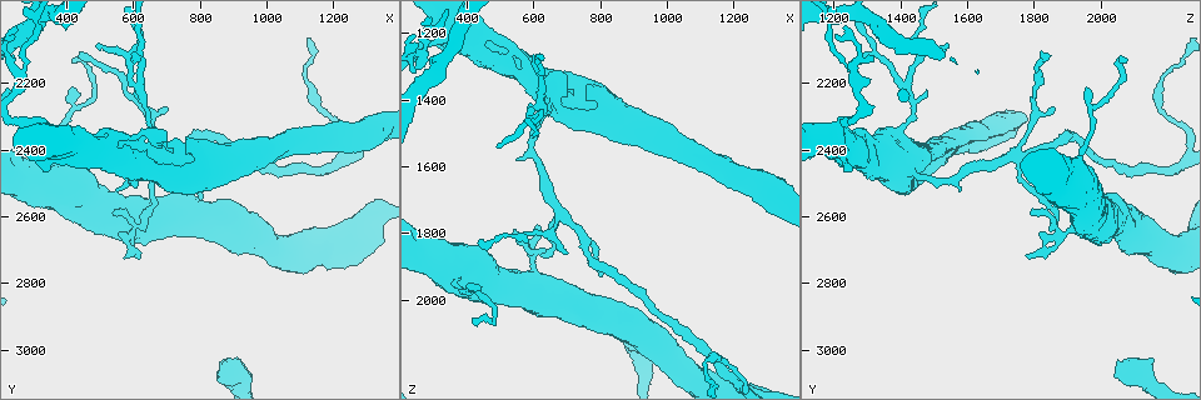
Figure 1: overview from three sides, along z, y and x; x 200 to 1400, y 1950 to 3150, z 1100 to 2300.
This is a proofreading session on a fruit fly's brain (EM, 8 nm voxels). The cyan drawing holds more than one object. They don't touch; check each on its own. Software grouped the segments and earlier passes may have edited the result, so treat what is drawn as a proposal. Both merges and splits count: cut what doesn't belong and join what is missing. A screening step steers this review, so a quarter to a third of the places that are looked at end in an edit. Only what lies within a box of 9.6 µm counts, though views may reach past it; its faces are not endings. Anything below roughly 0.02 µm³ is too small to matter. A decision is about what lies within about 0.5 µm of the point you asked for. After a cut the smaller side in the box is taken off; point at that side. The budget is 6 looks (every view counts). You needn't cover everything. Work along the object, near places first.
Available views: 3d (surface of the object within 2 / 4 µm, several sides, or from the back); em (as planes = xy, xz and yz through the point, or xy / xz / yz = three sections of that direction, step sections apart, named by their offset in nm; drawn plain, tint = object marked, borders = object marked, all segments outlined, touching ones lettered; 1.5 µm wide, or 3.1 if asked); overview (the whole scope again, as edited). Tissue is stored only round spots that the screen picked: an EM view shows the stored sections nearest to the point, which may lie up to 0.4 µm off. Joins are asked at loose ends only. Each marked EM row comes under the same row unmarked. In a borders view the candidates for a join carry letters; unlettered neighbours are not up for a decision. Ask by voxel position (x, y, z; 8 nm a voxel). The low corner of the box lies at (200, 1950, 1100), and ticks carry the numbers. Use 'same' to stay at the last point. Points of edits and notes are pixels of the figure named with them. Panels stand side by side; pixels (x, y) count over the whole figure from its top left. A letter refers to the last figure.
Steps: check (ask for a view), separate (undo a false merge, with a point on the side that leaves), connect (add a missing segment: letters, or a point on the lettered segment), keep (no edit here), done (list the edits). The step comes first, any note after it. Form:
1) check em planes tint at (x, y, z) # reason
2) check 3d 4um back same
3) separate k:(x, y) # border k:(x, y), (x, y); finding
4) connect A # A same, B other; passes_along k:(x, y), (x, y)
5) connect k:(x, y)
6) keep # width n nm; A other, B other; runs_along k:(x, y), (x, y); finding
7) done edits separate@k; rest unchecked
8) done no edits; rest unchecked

check 3d 2um at (410, 2210, 1960) # an open end

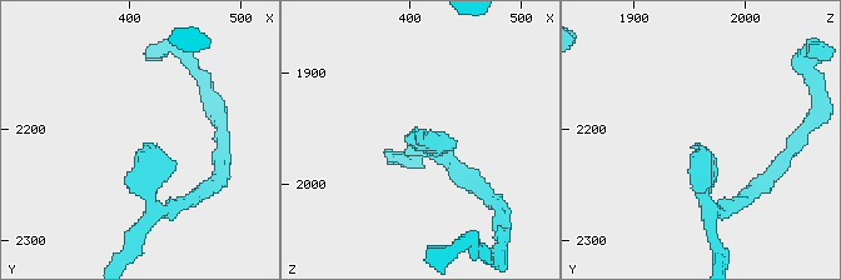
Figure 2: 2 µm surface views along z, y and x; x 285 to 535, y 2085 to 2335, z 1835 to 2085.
check em xy step 8 borders at (418, 2210, 1956)

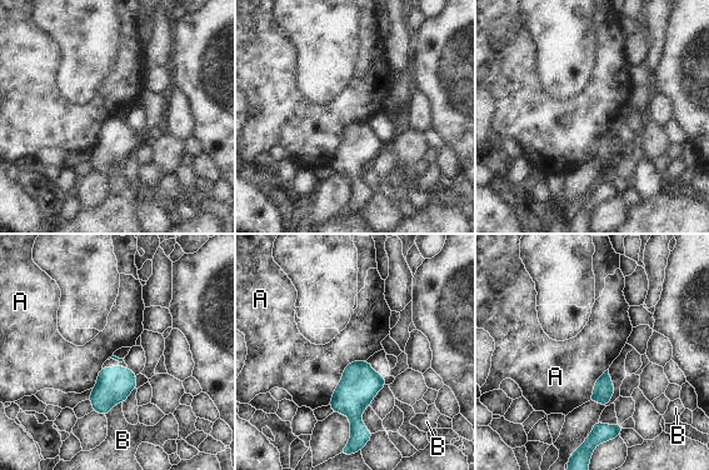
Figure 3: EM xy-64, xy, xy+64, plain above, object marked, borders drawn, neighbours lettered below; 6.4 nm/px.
check em planes borders same # cut it another way

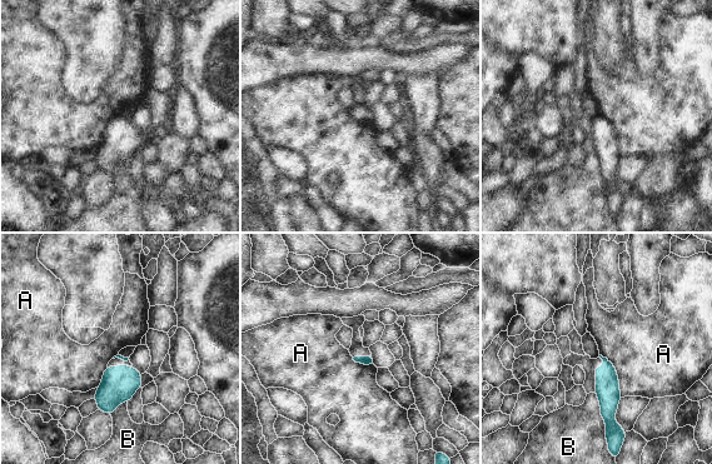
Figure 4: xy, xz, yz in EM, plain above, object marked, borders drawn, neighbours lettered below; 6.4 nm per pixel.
keep # A other, B other; runs_along 4:(607, 364), (608, 418), (615, 427); no lettered segment goes on from it

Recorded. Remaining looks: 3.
check em yz step 4 tint at (500, 2090, 1550) # an open end

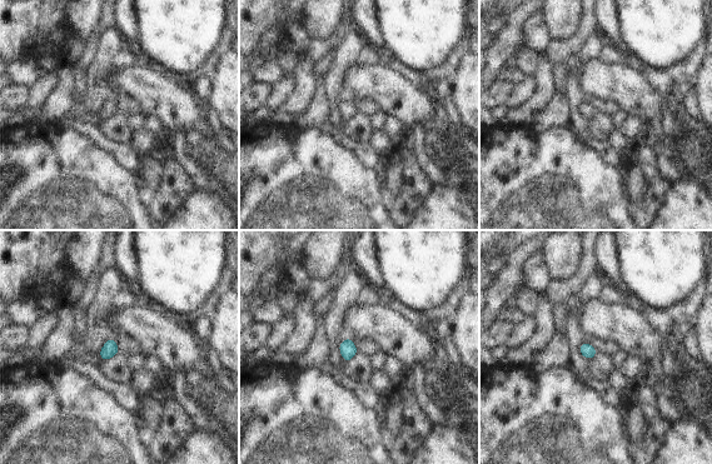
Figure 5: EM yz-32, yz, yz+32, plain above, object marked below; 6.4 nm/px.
check em xy step 8 borders same # cut it another way

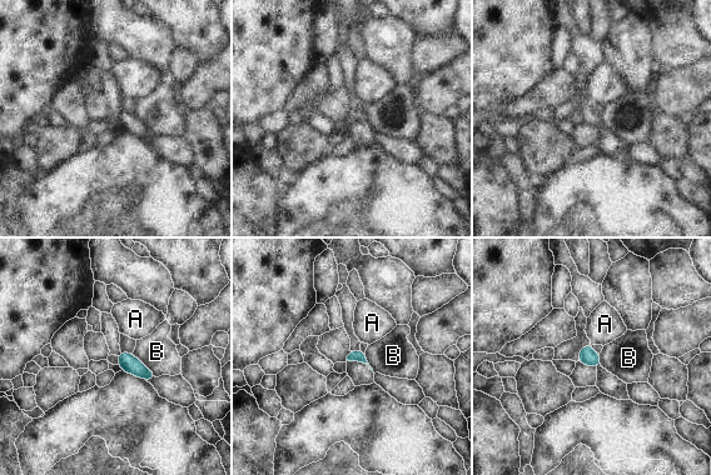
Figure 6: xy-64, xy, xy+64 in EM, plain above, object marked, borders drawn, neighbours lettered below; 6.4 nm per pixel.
keep # A other, B other; border 6:(132, 354), (157, 376); no lettered segment goes on from it

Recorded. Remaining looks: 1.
done no edits; rest unchecked

